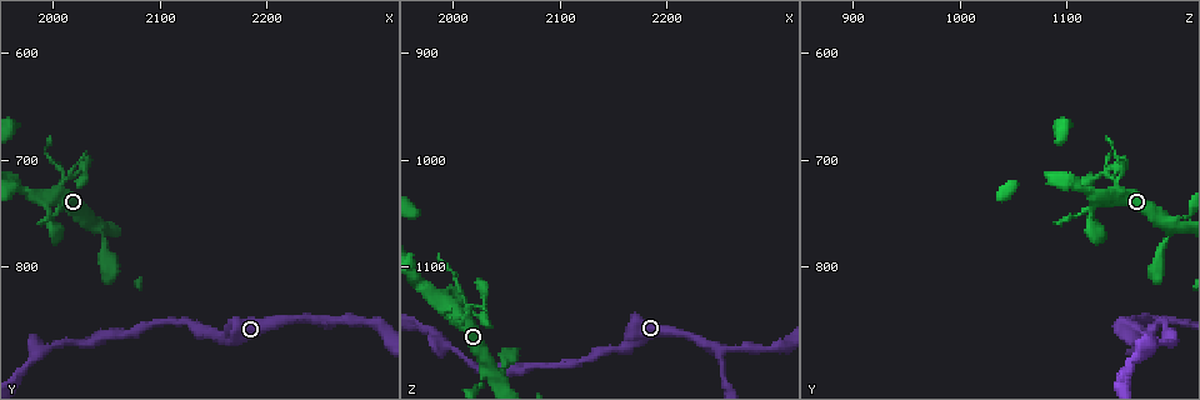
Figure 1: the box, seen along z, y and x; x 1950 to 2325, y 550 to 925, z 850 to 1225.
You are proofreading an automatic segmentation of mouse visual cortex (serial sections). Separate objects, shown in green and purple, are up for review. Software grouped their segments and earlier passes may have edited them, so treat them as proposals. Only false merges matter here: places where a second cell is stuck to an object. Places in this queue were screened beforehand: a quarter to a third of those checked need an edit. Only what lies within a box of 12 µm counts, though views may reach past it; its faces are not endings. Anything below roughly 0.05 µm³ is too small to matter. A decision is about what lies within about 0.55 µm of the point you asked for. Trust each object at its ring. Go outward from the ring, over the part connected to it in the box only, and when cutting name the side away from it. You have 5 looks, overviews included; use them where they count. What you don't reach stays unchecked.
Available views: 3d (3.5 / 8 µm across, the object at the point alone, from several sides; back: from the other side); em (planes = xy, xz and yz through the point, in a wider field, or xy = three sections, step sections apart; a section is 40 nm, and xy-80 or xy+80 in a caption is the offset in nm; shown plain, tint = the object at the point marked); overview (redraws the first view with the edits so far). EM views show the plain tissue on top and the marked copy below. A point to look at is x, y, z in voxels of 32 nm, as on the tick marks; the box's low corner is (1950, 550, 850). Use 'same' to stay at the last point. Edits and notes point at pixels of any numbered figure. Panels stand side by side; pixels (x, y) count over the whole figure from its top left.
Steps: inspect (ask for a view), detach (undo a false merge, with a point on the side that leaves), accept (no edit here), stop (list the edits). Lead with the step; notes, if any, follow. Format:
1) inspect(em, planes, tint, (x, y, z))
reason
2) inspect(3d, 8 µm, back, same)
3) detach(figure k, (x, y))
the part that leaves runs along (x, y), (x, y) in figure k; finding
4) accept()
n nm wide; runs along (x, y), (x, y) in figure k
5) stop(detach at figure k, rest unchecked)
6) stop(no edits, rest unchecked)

inspect(3d, 3.5 µm, (2038, 760, 1198))
small branch off a trunk

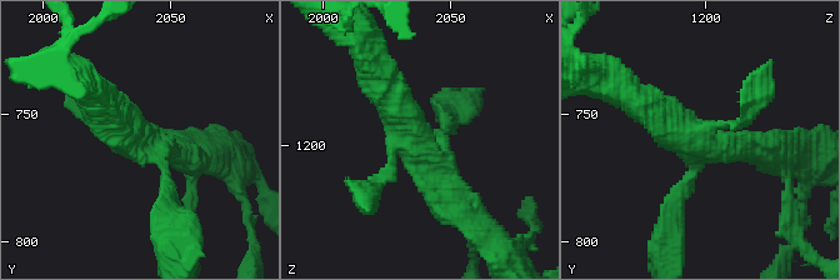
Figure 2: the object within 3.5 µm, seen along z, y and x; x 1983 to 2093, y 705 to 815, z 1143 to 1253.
inspect(em, xy, step 5, tint, (2037, 763, 1200))
4 arms; arms of 150, 200, 350, 450 nm

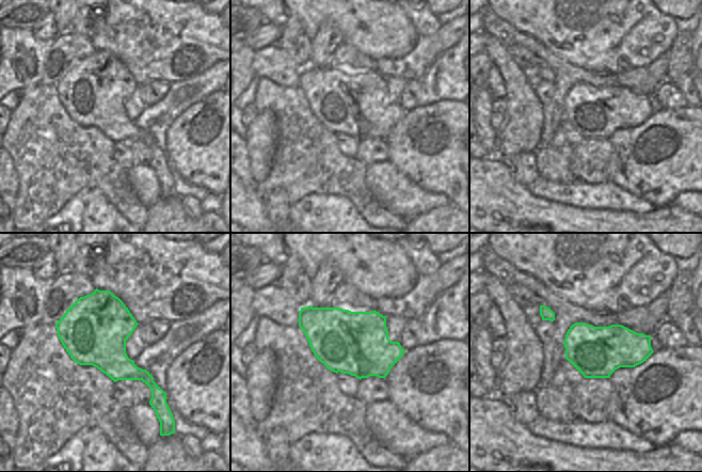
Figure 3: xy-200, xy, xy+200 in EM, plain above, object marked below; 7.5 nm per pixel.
inspect(em, planes, tint, same)

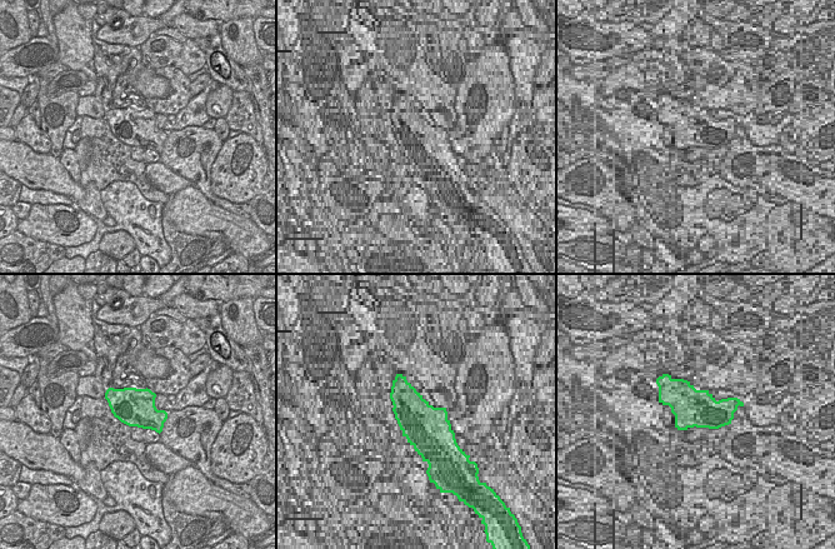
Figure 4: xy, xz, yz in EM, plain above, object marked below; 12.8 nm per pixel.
accept()
runs along (104, 106), (165, 169), (165, 210) in figure 2; all the same cell

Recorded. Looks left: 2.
inspect(3d, 8 µm, (2028, 710, 1142))
sharp bend

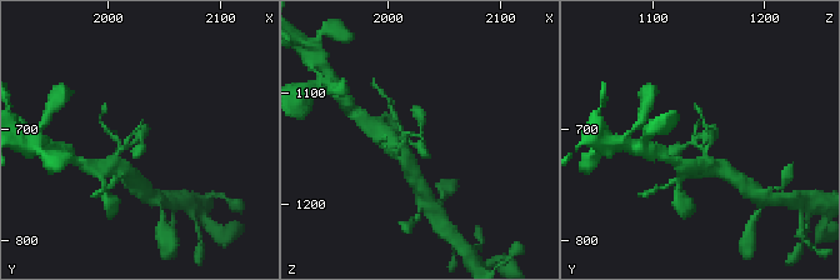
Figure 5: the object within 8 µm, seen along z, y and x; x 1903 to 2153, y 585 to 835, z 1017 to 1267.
inspect(em, xy, step 2, tint, (2028, 706, 1144))

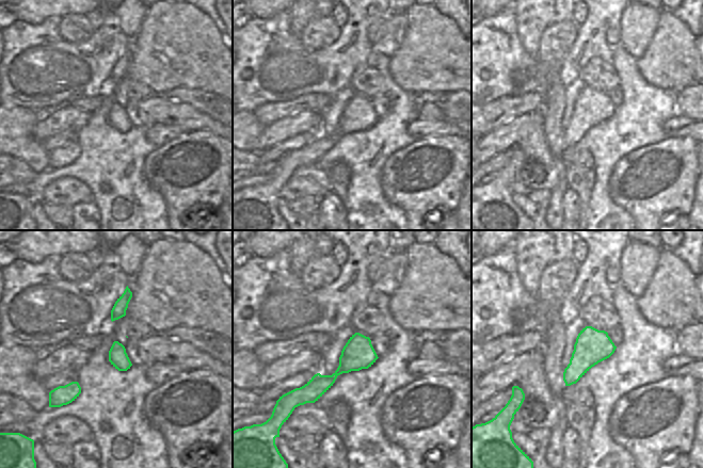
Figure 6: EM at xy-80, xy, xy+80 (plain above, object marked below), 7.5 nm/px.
accept()
runs along (395, 144), (423, 141), (416, 110) in figure 5; all the same cell

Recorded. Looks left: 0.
stop(no edits, rest unchecked)

